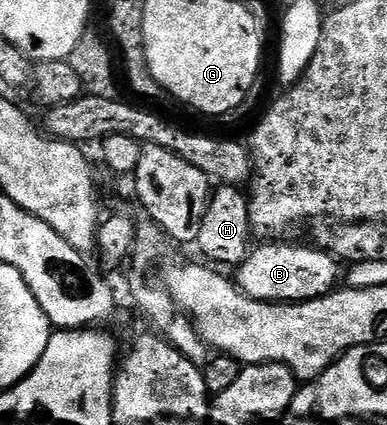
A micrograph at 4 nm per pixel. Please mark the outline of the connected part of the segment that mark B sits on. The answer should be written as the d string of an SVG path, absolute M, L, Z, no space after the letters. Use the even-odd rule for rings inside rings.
M284 243L257 244L249 249L244 262L235 266L235 283L250 299L277 303L313 301L319 297L325 297L341 284L341 262L323 249L317 249L308 243L305 245L280 244Z

